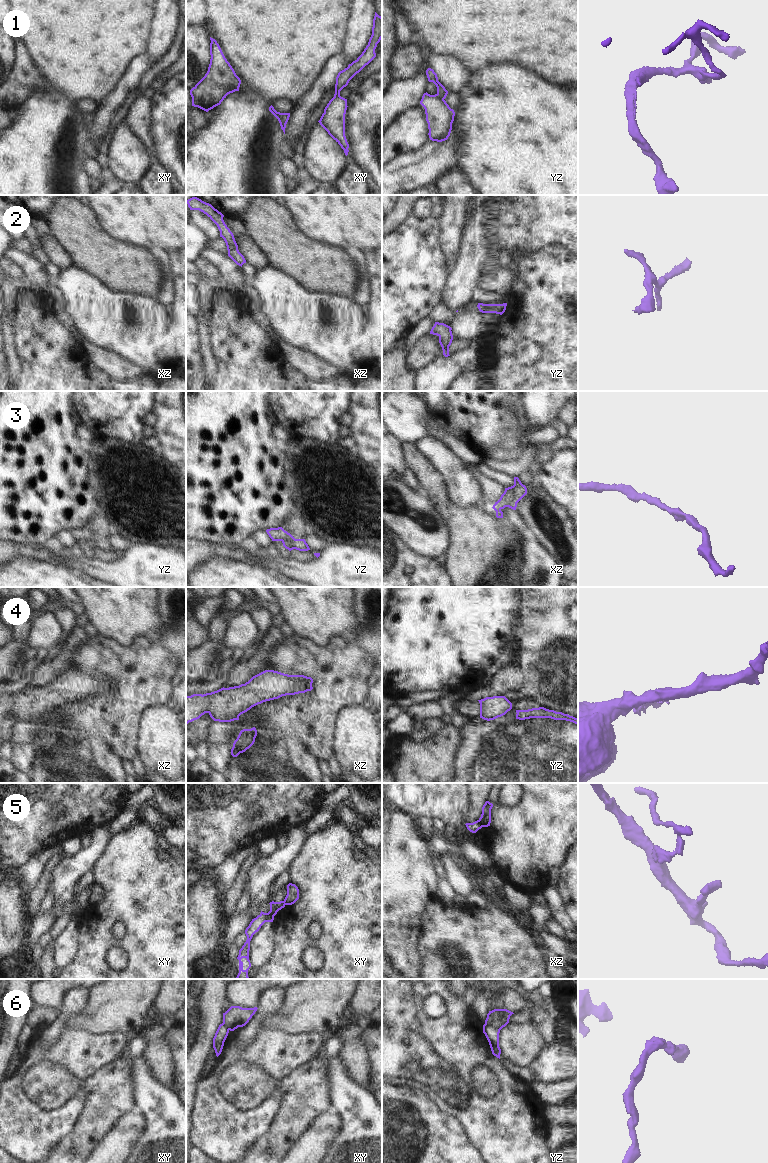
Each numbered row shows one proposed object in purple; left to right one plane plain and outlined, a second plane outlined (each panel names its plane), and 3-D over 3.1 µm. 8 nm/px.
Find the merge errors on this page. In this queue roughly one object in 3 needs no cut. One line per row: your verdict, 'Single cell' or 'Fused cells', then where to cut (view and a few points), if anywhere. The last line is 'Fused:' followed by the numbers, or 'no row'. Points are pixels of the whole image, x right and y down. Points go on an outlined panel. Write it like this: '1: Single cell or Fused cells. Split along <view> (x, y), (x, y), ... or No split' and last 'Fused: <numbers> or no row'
1: Fused cells. Split along yz (436, 94), (443, 99)
2: Single cell. No split
3: Fused cells. Split along xz (522, 484), (514, 488), (514, 498), (508, 506)
4: Fused cells. Split along xz (238, 716), (235, 719)
5: Fused cells. Split along xz (477, 820), (482, 826)
6: Fused cells. Split along yz (485, 1023), (499, 1030)
Fused: 1, 3, 4, 5, 6

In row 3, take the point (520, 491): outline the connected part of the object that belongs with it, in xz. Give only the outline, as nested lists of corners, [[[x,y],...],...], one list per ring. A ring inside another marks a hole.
[[[520,485],[514,488],[514,499],[510,503],[509,508],[516,510],[517,503],[527,494],[525,485]]]

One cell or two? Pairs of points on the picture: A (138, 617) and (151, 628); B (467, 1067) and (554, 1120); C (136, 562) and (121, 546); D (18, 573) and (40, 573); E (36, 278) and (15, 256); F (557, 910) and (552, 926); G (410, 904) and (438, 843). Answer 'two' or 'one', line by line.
A: one
B: two
C: two
D: one
E: one
F: two
G: two

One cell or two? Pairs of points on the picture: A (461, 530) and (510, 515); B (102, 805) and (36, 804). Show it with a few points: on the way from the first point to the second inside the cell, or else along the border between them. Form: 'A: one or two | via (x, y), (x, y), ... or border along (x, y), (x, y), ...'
A: two | border along (503, 517), (520, 533)
B: one | via (86, 797), (52, 797)

